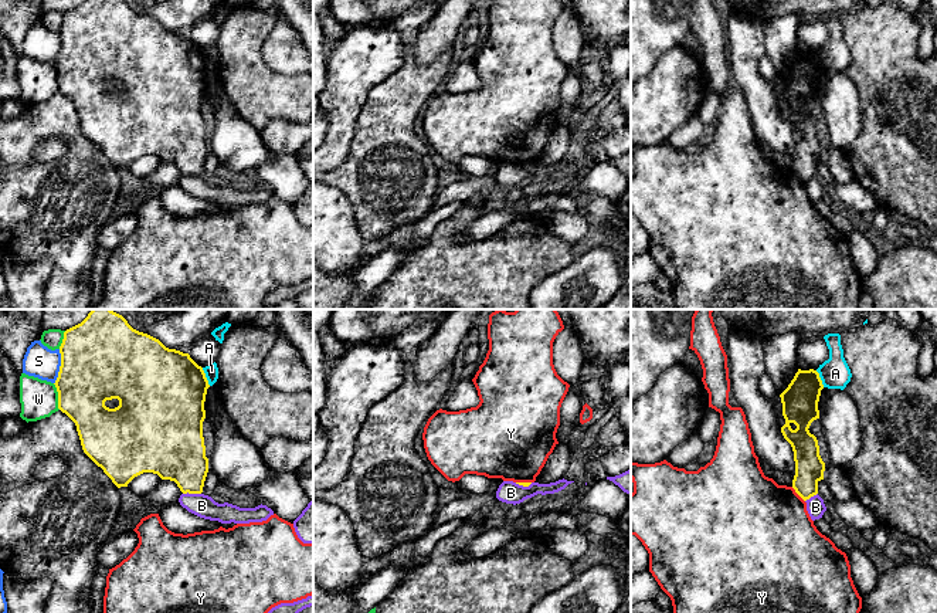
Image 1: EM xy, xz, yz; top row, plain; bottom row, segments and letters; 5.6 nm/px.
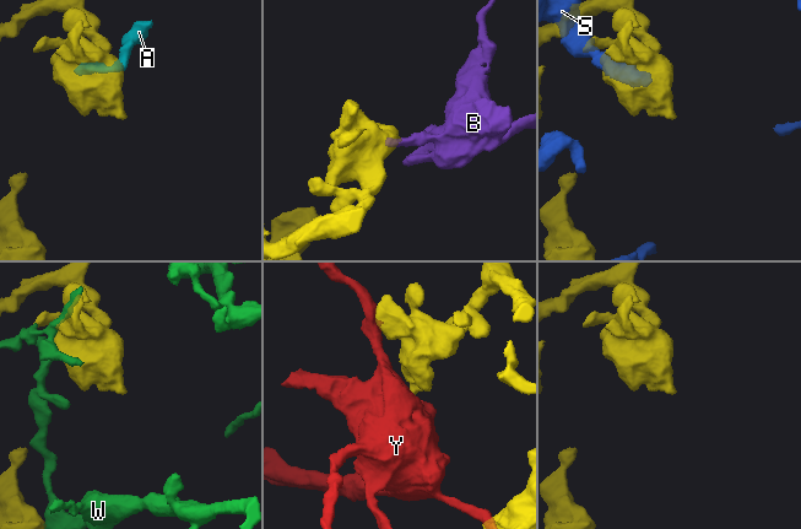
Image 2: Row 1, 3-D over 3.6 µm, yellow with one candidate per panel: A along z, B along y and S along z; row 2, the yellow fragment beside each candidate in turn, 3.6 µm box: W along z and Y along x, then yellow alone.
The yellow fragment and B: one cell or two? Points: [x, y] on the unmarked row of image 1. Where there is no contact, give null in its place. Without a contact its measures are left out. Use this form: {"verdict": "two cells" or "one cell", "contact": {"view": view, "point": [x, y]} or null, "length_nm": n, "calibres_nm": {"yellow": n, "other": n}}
{"verdict": "two cells", "contact": {"view": "xy", "point": [192, 175]}, "length_nm": 100, "calibres_nm": {"yellow": 320, "other": 130}}

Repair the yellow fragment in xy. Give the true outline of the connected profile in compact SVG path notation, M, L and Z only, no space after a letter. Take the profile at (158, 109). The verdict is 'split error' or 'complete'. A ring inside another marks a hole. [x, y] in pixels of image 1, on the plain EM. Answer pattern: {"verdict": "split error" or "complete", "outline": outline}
{"verdict": "complete", "outline": "M85 0L67 11L60 28L55 70L58 91L77 108L84 135L120 170L143 155L177 166L183 176L201 176L208 155L203 119L206 55L189 35L166 30L159 21L133 11L125 0Z"}

